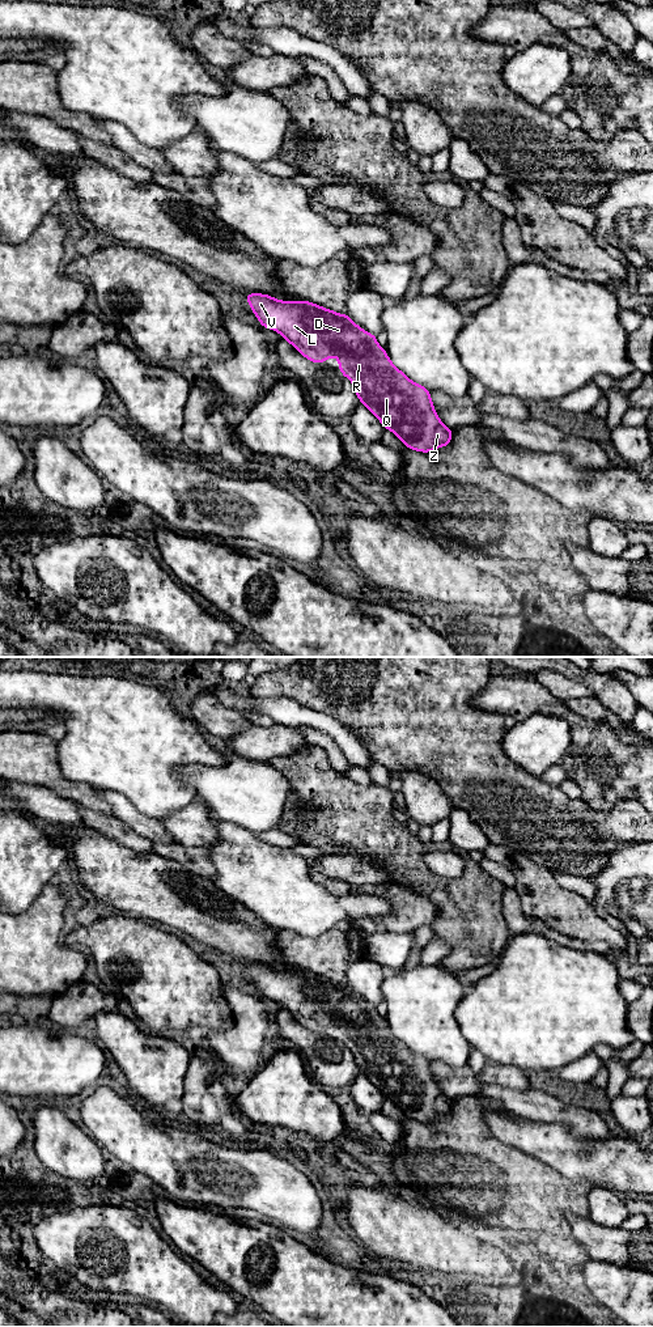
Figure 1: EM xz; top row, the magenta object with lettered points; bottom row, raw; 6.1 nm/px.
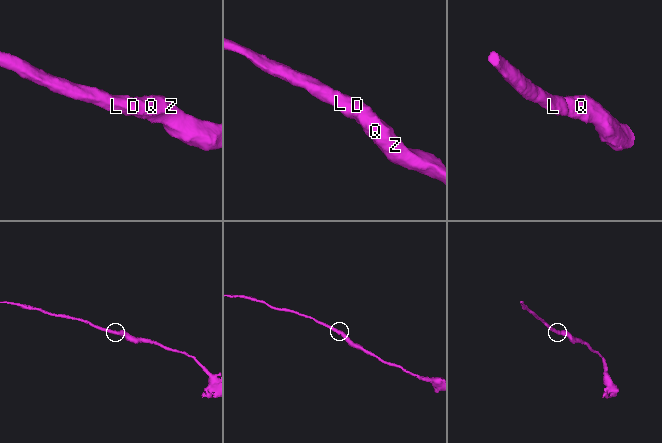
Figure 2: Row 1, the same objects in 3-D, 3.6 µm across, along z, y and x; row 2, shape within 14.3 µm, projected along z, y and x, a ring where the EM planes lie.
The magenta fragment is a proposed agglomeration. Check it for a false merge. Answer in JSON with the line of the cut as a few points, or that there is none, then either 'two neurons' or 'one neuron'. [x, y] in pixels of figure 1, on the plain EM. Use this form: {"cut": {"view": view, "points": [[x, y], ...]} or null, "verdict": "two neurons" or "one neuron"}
{"cut": null, "verdict": "one neuron"}

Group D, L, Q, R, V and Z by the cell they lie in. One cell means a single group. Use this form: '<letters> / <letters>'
D L Q R V Z

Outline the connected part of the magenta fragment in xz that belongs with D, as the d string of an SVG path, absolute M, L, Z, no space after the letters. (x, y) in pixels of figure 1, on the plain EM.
M245 963L254 985L264 999L279 1002L305 1029L321 1034L331 1026L338 1027L339 1042L355 1057L359 1072L390 1099L407 1119L431 1123L450 1114L453 1099L438 1088L431 1061L411 1051L389 1029L386 1019L377 1013L377 1006L365 1001L348 984L339 984L310 971L280 971L263 963Z

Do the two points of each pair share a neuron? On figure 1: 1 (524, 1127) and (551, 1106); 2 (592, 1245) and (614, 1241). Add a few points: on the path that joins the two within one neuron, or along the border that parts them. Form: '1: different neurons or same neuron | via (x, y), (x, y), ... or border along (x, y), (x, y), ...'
1: different neurons | border along (509, 1111), (533, 1119), (563, 1124)
2: same neuron | via (597, 1243), (609, 1243)

